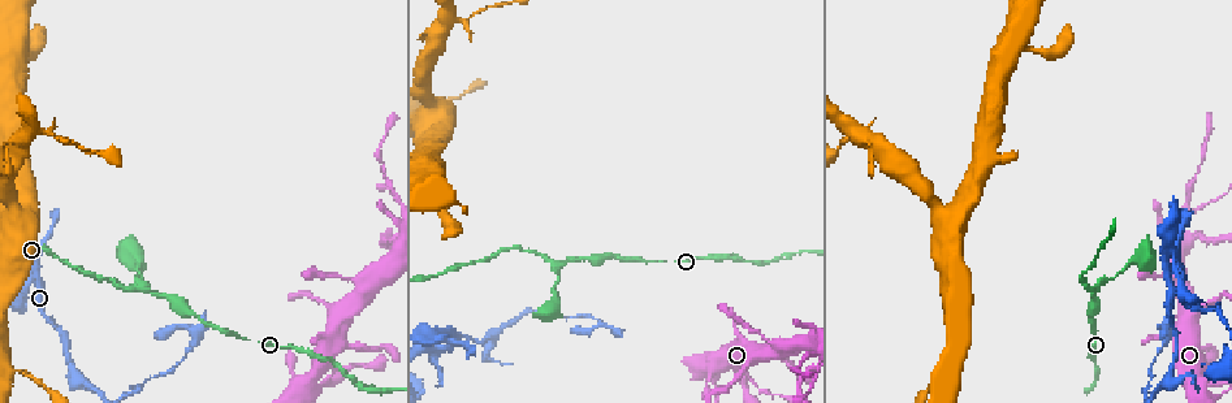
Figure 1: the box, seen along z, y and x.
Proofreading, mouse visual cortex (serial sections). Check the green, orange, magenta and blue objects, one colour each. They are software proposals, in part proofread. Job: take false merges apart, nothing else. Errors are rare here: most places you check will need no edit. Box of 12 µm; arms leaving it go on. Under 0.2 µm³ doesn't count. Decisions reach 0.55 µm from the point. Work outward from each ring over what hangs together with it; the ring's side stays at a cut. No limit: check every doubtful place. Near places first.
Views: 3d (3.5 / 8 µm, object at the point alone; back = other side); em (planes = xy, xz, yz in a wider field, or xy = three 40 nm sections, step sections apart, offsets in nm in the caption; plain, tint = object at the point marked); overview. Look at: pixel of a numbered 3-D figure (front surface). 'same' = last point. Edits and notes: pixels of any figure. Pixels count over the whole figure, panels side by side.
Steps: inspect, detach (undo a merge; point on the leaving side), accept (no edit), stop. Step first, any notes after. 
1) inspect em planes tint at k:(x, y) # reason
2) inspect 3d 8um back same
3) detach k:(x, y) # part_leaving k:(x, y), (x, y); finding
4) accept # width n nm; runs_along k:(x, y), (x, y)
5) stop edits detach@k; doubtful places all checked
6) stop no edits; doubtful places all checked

inspect 3d 3.5um at 1:(1170, 249)

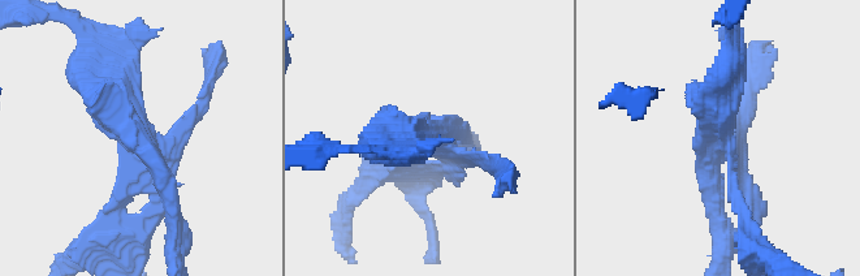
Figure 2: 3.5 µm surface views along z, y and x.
inspect em xy step 1 tint at 2:(716, 147)

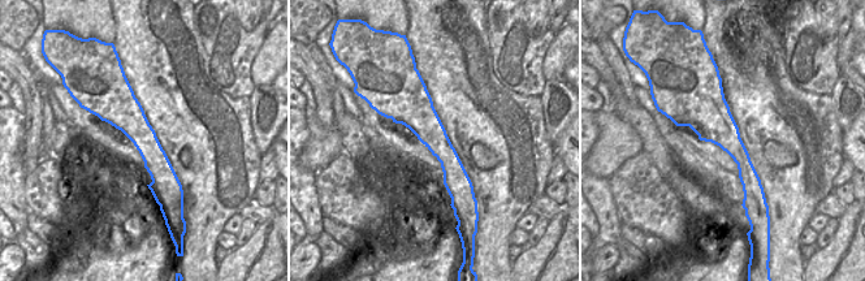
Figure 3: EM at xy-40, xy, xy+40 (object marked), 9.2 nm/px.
detach 2:(126, 195) # part_leaving 2:(132, 154), (111, 214), (126, 262); a second cell is stuck on

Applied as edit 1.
inspect overview

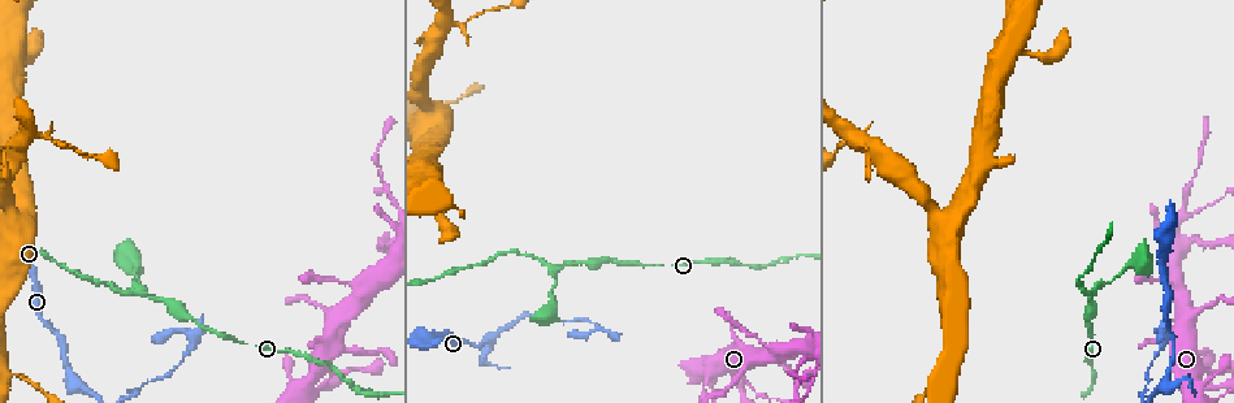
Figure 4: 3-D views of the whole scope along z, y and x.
inspect 3d 3.5um at 4:(232, 336) # sudden change in width

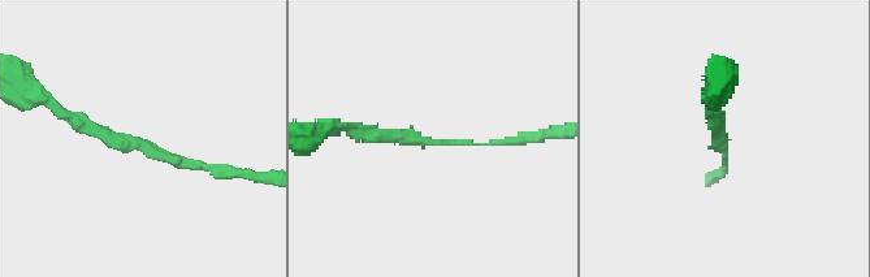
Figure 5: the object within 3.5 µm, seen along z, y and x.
accept # runs_along 5:(224, 171), (177, 167), (65, 115); all the same cell

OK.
inspect 3d 8um at 4:(1096, 291) # arms part here

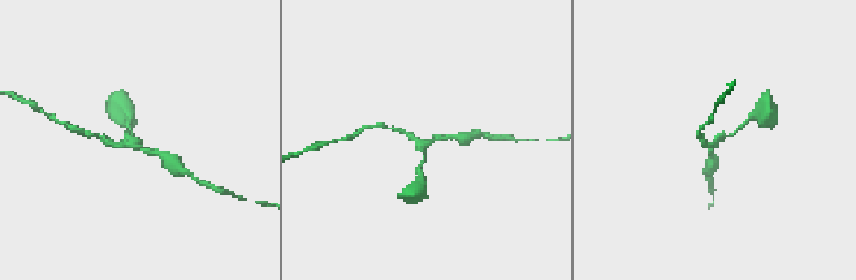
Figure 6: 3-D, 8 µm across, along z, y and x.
inspect 3d 3.5um at 6:(428, 143)

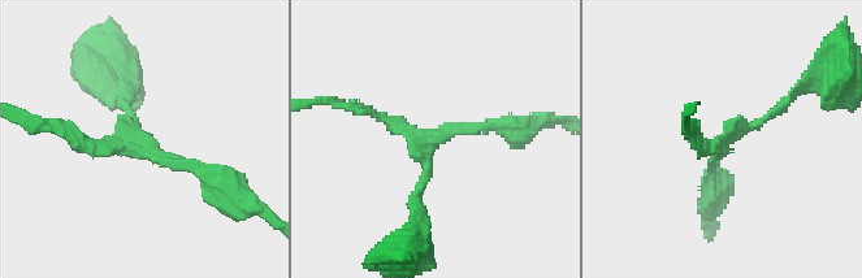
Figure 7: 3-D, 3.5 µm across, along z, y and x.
inspect em xy step 2 tint at 7:(429, 139) # need the tissue

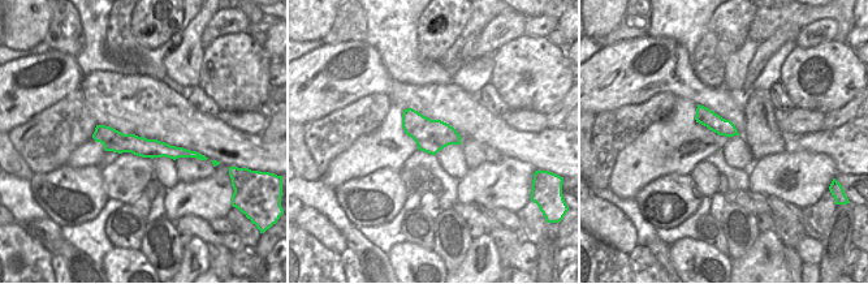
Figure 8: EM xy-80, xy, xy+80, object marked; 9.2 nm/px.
accept # arm_widths 150, 150, 200 nm; runs_along 7:(220, 181), (143, 153), (128, 101); all the same cell

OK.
stop edits detach@2; doubtful places all checked

